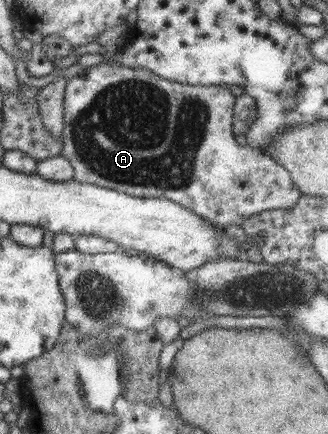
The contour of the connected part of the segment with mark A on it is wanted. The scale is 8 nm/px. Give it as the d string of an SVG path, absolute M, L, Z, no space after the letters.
M112 62L99 63L92 67L87 67L81 76L69 77L66 81L63 94L63 129L61 134L63 145L60 155L70 163L72 171L74 171L72 179L75 182L117 190L117 192L139 198L166 198L218 227L223 227L227 224L239 225L245 217L248 218L248 216L258 214L264 210L290 209L294 207L301 193L290 179L290 174L286 169L280 166L264 150L249 147L247 144L239 145L234 141L235 136L232 136L231 131L234 105L235 96L230 92L229 85L190 86L164 80L157 74L138 66L128 68Z

